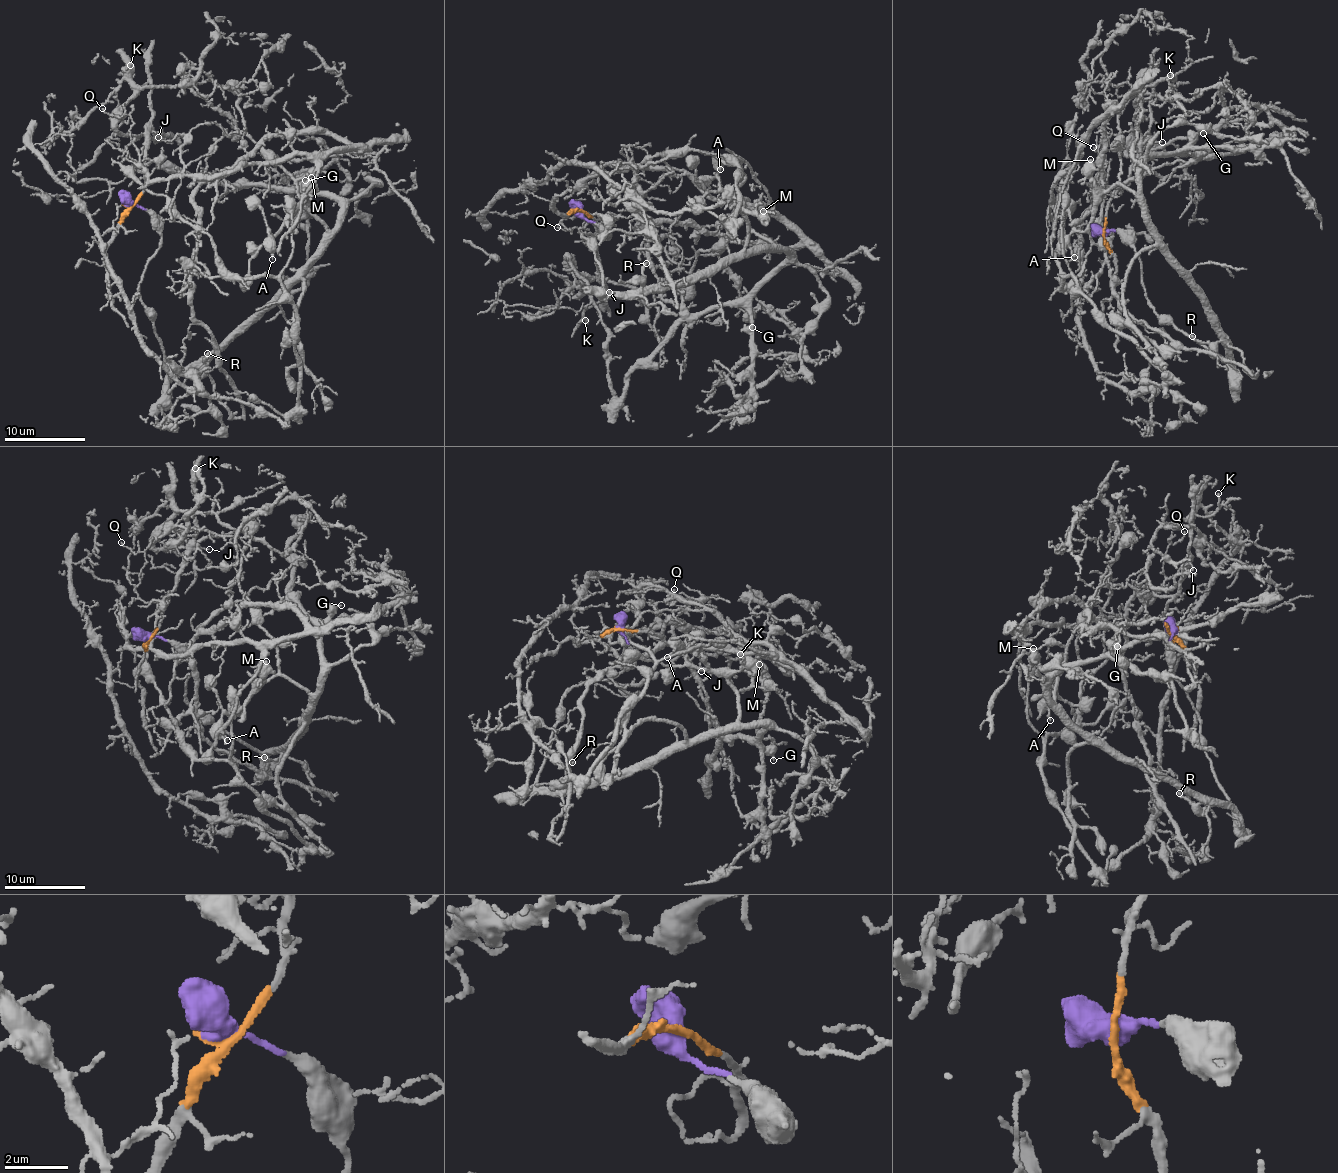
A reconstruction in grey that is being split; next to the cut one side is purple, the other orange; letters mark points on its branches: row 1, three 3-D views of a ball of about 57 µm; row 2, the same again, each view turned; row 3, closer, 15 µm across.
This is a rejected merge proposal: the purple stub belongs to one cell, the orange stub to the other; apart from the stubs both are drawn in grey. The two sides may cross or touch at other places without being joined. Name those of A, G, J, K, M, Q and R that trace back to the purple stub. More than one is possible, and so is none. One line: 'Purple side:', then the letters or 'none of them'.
Purple side: A, G, M, R

